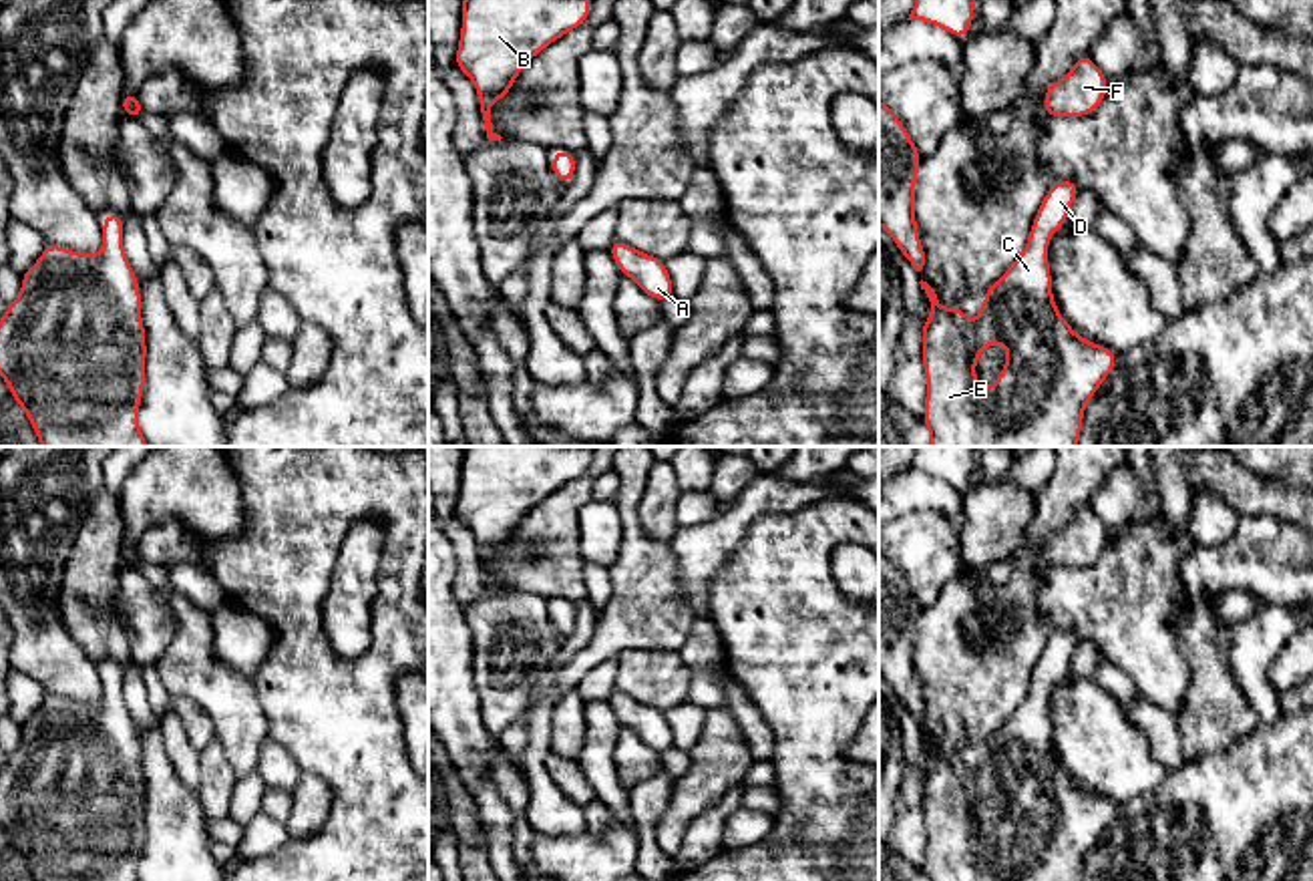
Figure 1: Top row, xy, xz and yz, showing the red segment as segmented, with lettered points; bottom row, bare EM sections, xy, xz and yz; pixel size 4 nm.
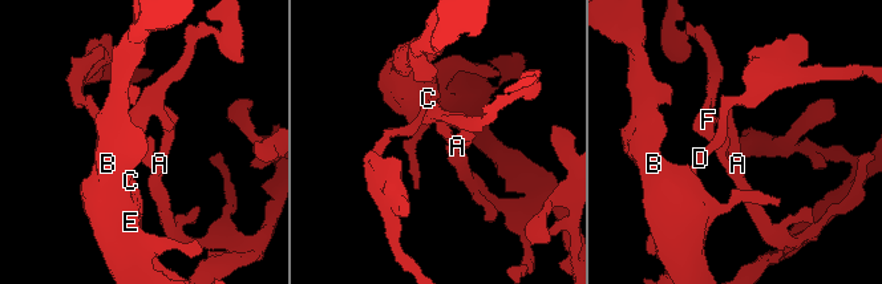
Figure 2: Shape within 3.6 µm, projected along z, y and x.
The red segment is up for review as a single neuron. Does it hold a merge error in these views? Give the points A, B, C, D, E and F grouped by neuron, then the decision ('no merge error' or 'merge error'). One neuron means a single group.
A B C D E F | no merge error

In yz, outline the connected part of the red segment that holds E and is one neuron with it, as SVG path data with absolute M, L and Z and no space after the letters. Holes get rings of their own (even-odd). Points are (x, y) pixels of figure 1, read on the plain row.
M1072 630L1050 636L1025 698L985 740L975 780L959 754L947 762L935 740L919 732L931 752L931 766L921 774L927 881L1082 881L1084 857L1114 821L1120 805L1078 786L1058 762L1052 746L1048 692L1066 674L1080 642ZM993 792L1003 792L1007 807L995 835L985 841L977 835L975 813Z

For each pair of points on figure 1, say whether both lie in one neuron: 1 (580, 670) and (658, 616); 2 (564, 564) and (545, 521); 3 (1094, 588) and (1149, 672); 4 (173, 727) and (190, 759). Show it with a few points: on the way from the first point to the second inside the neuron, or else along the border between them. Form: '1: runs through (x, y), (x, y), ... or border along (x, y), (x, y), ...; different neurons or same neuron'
1: runs through (598, 650), (638, 616); same neuron
2: runs through (553, 554), (547, 532); same neuron
3: runs through (1114, 608), (1137, 630), (1149, 652); same neuron
4: runs through (173, 735), (181, 751); same neuron

